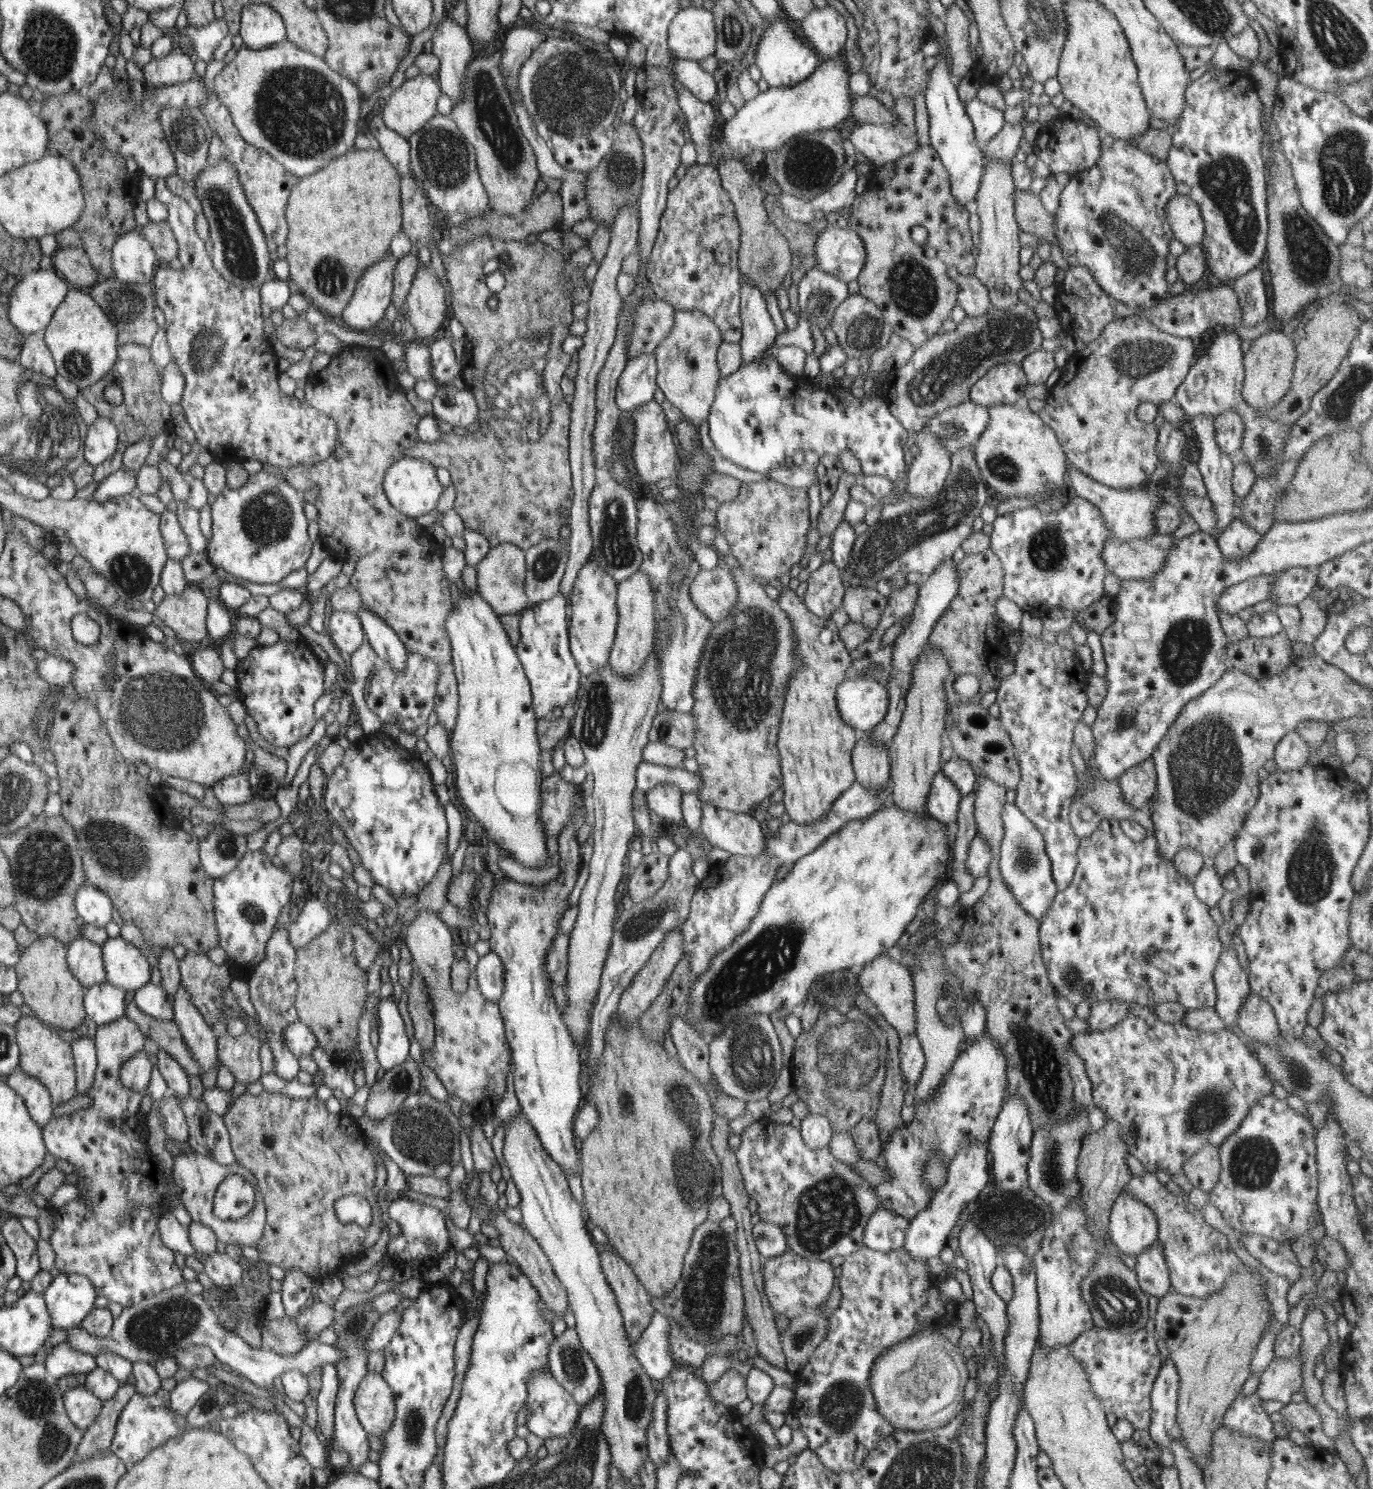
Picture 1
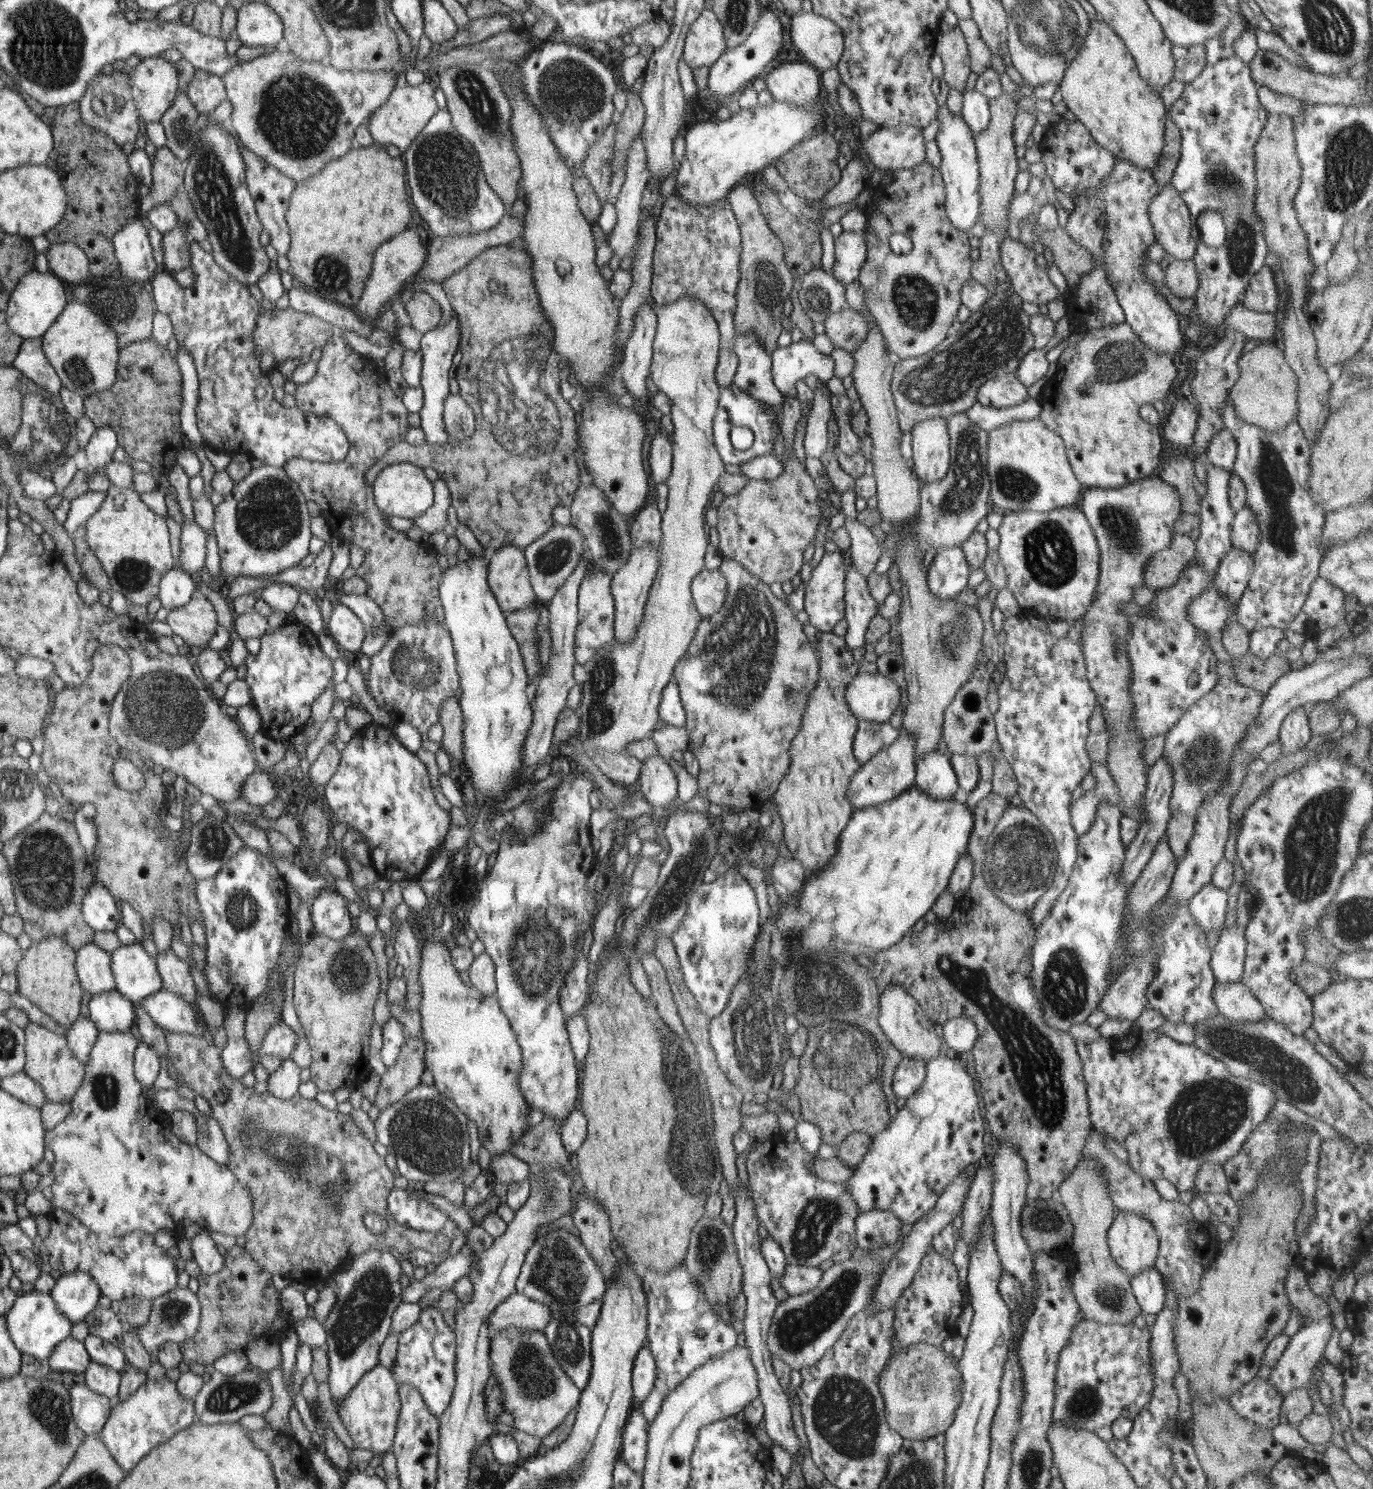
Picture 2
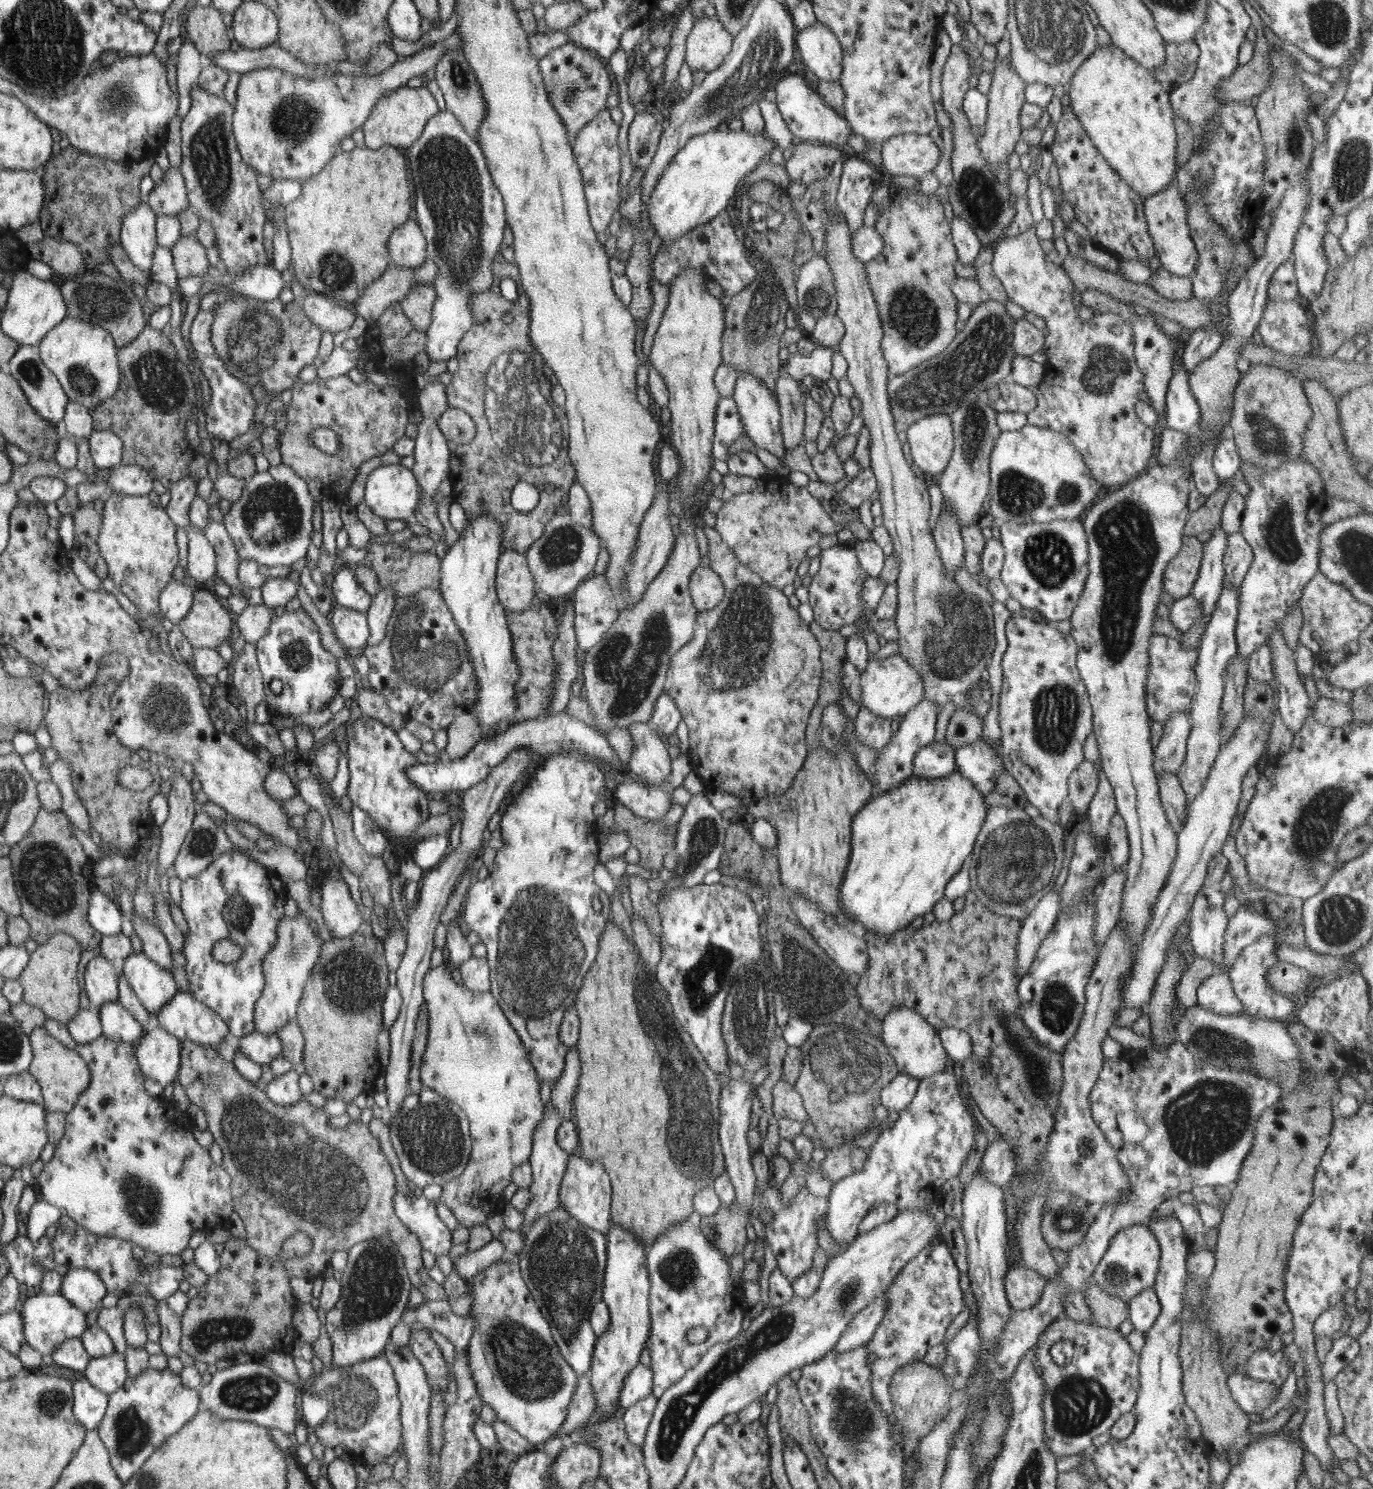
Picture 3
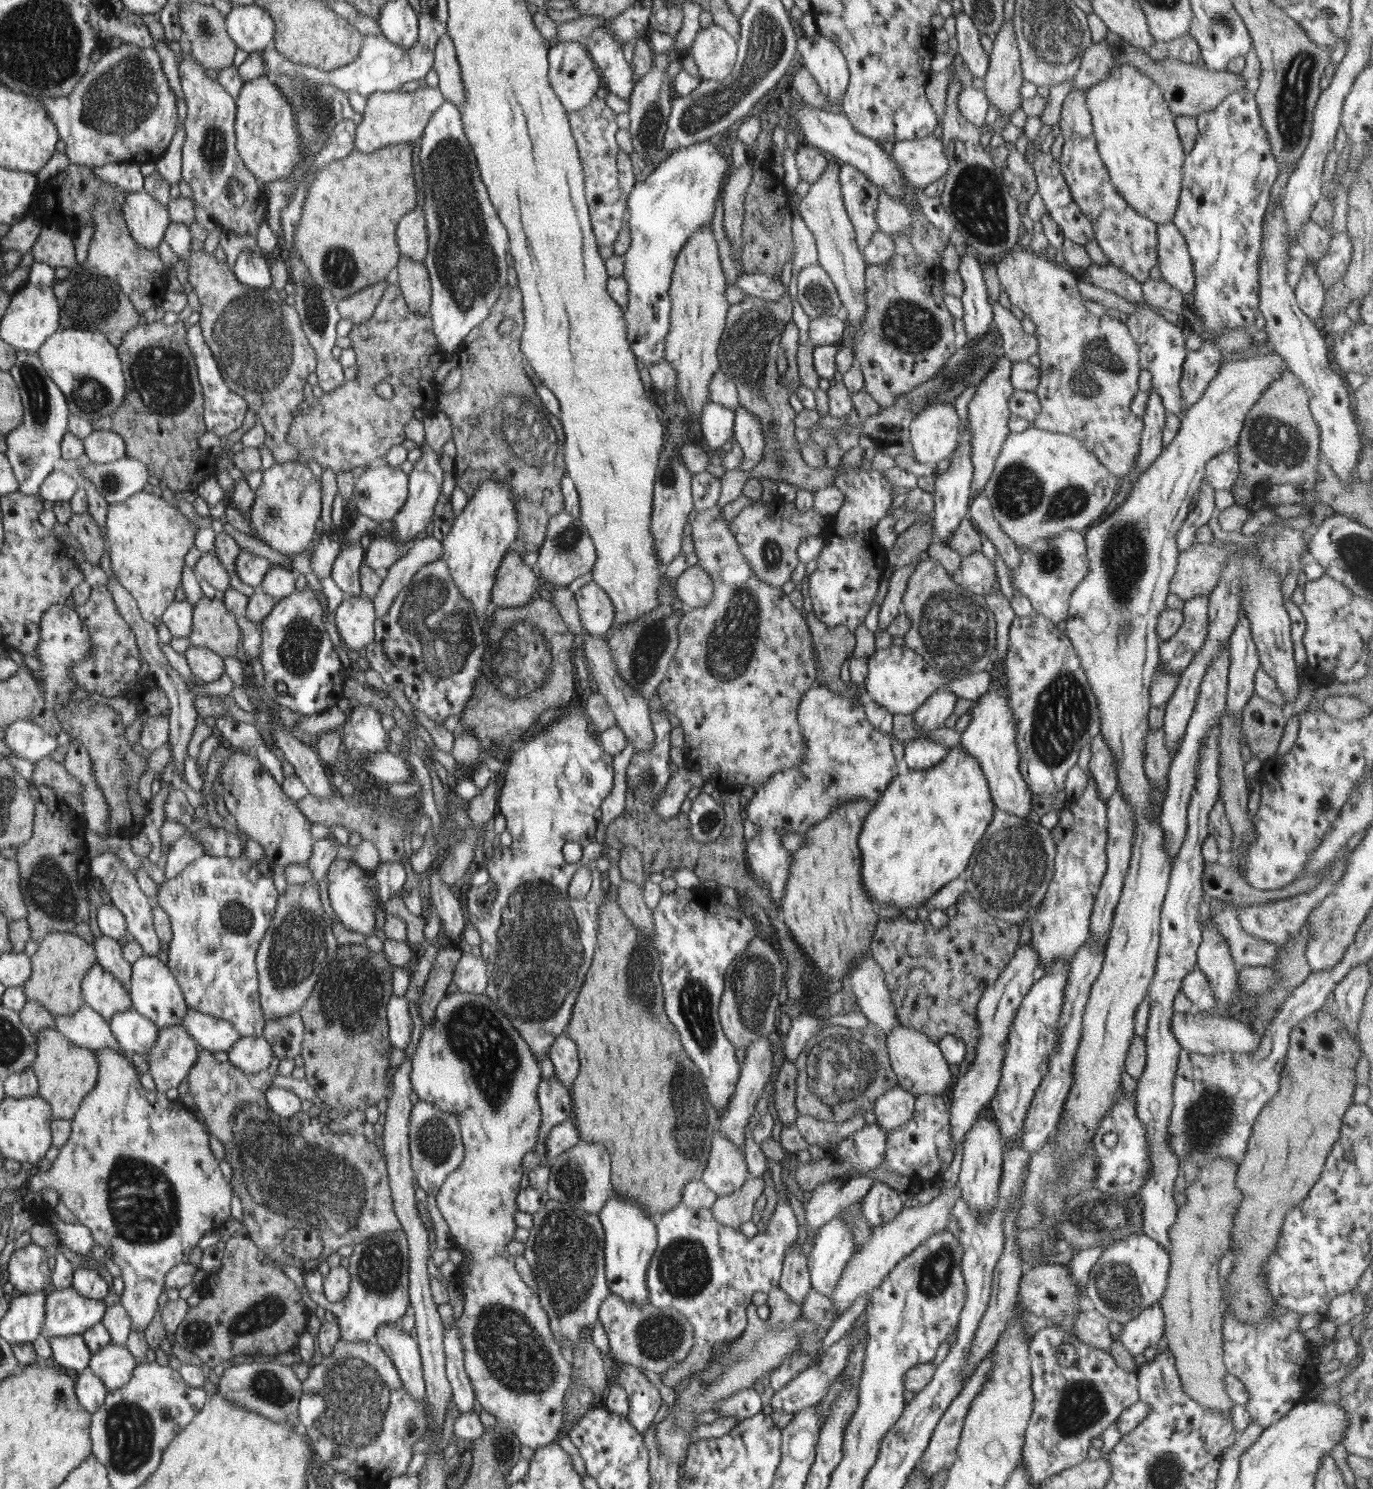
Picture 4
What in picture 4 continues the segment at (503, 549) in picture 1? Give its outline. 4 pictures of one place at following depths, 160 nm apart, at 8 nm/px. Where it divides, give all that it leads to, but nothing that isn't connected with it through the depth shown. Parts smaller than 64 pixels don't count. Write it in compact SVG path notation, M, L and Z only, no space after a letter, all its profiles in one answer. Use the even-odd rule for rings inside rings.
M511 550L499 567L491 602L496 608L518 608L526 605L528 598L536 592L538 578L524 564L524 560Z

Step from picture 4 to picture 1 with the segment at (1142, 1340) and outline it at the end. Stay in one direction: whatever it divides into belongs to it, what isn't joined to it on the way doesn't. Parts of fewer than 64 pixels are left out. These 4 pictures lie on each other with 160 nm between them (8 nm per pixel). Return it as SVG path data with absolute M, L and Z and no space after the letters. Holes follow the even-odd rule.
M1159 1240L1151 1244L1136 1257L1136 1268L1134 1270L1140 1288L1146 1294L1151 1294L1159 1300L1172 1290L1169 1270L1163 1252L1160 1251L1162 1249Z

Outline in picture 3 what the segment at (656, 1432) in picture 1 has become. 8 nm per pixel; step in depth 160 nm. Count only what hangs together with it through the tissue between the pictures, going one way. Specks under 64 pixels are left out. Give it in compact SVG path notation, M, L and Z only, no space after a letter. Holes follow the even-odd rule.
M695 1210L686 1220L677 1222L659 1236L646 1253L652 1330L648 1345L650 1367L653 1370L652 1394L657 1400L687 1370L696 1366L712 1346L726 1343L740 1334L742 1314L732 1314L731 1306L740 1300L745 1282L758 1281L760 1277L758 1263L752 1258L752 1261L745 1263L744 1272L738 1281L730 1279L730 1260L701 1233L702 1218ZM697 1326L707 1328L708 1336L701 1344L691 1344L687 1340L688 1331Z

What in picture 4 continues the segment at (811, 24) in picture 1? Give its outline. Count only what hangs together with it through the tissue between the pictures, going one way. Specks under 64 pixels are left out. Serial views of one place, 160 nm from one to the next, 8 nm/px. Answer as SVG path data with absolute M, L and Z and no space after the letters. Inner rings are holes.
M814 33L812 36L800 34L797 52L799 56L802 56L801 64L810 71L819 84L820 90L828 96L828 104L840 104L849 83L849 68L843 52L836 46L836 43L820 33Z

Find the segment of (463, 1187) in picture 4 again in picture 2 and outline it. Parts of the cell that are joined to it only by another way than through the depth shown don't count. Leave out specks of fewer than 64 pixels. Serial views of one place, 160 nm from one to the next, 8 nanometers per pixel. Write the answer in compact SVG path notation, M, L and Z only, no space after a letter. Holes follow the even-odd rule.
M426 939L421 950L421 968L419 969L419 982L422 988L422 1000L419 1006L419 1013L421 1014L421 1027L422 1036L424 1041L424 1048L426 1048L426 1068L432 1072L432 1076L435 1082L435 1088L438 1090L439 1096L444 1096L446 1099L450 1099L457 1105L459 1112L456 1113L456 1118L460 1124L462 1139L465 1140L465 1133L468 1130L467 1116L477 1126L480 1143L487 1148L494 1155L502 1153L510 1153L509 1150L514 1143L517 1143L526 1130L528 1125L527 1117L532 1114L531 1105L527 1103L526 1096L523 1095L523 1089L520 1088L519 1078L522 1076L523 1070L523 1053L520 1048L518 1037L515 1035L515 1029L511 1027L510 1018L502 1011L502 1006L499 1004L499 1000L495 995L488 996L485 993L481 993L475 987L469 987L462 982L458 970L453 964L451 949L446 947L444 941L434 941L434 939ZM508 1327L492 1334L490 1364L492 1376L502 1390L505 1412L514 1414L513 1426L519 1431L544 1439L579 1406L583 1392L556 1361L544 1331Z

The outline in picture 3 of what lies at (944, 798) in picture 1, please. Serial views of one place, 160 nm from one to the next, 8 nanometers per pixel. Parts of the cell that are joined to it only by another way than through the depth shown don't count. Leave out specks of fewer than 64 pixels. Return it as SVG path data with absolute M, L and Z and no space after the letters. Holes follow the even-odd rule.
M932 741L924 745L913 760L913 775L920 778L946 778L955 769L955 749L947 743Z

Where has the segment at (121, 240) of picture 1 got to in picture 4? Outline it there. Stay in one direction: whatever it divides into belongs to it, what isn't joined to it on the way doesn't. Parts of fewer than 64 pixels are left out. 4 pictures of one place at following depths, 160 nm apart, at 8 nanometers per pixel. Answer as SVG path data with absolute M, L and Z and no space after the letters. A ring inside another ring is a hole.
M144 189L127 196L123 217L135 241L150 250L159 246L171 224L167 207Z

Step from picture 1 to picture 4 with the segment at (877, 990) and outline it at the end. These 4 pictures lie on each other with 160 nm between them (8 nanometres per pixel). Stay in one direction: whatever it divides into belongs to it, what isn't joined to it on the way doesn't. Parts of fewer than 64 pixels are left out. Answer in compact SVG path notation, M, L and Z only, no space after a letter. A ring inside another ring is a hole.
M896 1025L885 1038L893 1071L897 1074L899 1085L915 1097L920 1095L941 1095L955 1074L950 1072L950 1064L944 1058L940 1047L923 1032L906 1025Z

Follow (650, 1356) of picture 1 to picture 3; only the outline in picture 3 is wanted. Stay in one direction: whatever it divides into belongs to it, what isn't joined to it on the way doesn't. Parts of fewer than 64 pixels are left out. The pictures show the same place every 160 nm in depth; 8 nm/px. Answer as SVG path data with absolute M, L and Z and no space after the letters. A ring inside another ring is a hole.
M639 1363L624 1379L624 1387L620 1392L620 1408L625 1410L629 1406L648 1397L653 1393L653 1370L650 1366Z

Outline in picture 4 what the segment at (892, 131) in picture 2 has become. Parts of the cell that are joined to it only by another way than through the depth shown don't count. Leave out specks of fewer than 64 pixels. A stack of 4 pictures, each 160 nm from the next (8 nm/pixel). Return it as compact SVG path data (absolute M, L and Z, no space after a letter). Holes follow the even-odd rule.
M930 134L923 139L895 142L890 155L898 165L897 170L901 172L912 189L925 188L928 184L935 183L936 180L946 174L949 167L942 139L937 138L934 134Z

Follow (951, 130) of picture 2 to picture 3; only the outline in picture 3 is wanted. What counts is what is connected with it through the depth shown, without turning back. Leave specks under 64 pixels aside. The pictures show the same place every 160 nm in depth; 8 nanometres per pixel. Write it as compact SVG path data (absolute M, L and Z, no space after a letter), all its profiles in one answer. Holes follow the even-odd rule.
M954 215L949 224L958 258L962 264L972 264L979 255L982 244L971 224L961 216Z

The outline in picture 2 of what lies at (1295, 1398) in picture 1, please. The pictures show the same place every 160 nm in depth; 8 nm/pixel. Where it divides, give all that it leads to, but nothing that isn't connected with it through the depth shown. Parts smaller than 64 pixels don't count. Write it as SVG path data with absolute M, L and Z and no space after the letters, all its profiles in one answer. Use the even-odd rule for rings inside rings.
M1332 1316L1320 1318L1318 1321L1310 1325L1306 1325L1301 1330L1298 1330L1294 1337L1290 1339L1286 1350L1282 1357L1278 1359L1270 1373L1269 1380L1276 1385L1276 1389L1286 1396L1289 1392L1297 1388L1304 1388L1310 1383L1316 1362L1320 1361L1322 1355L1325 1354L1326 1346L1333 1332Z

